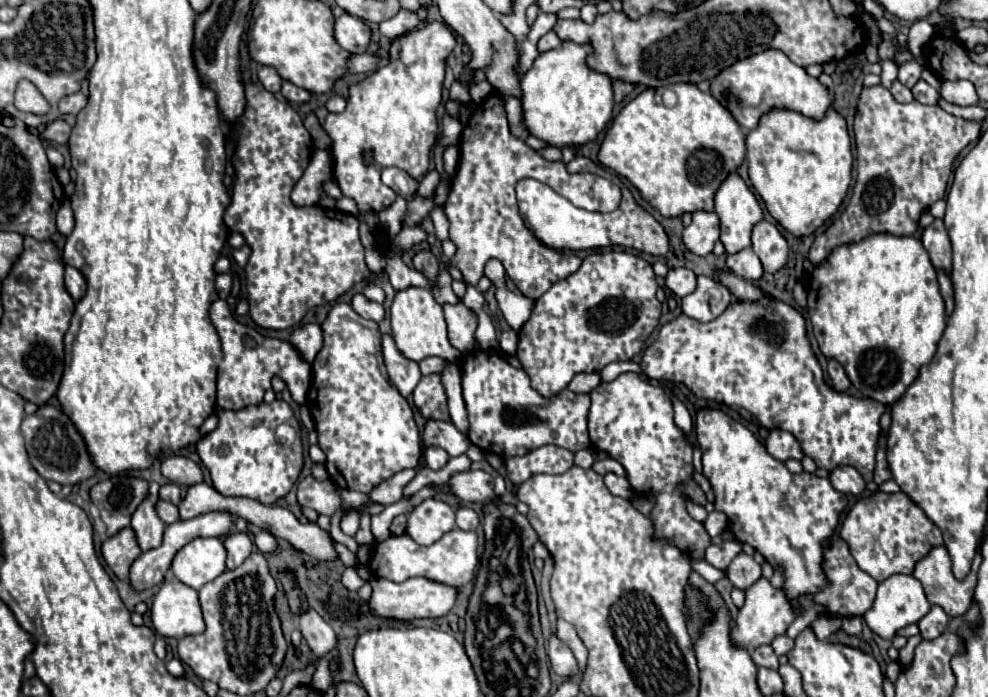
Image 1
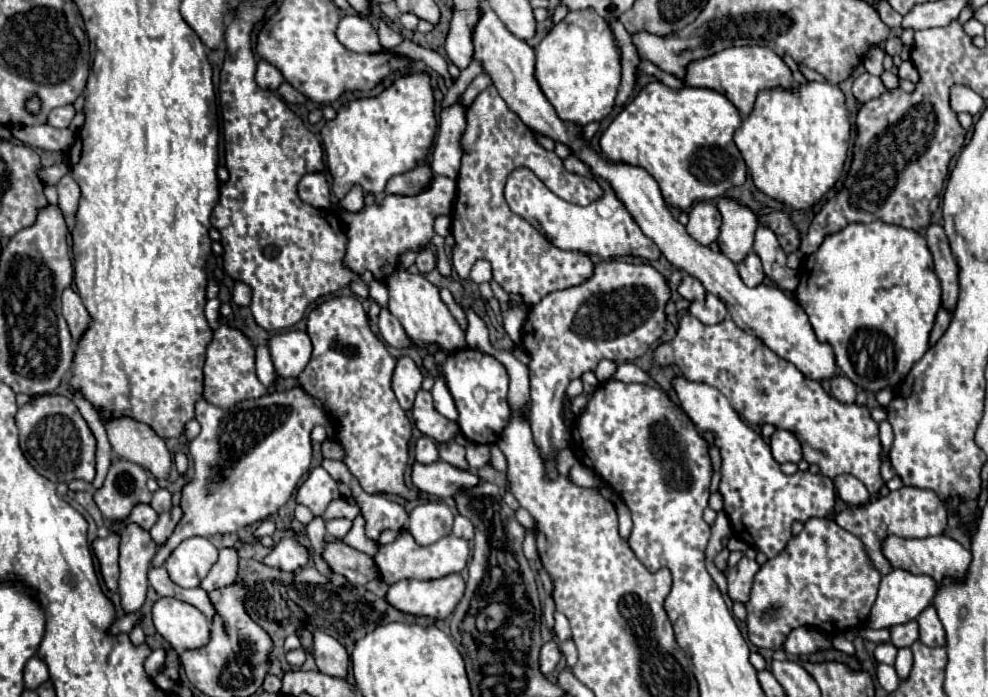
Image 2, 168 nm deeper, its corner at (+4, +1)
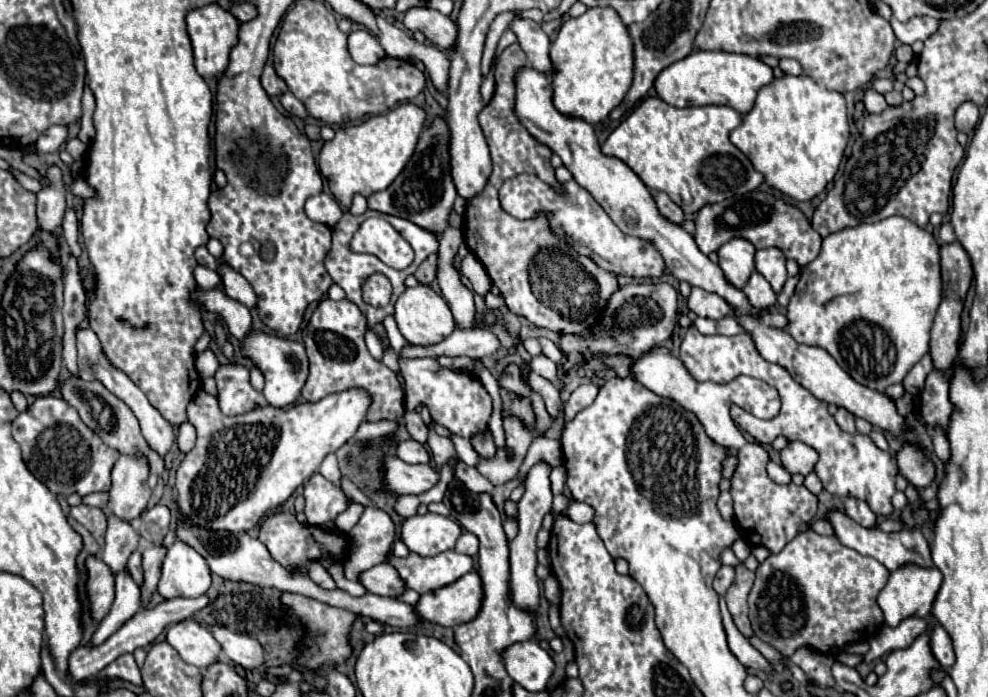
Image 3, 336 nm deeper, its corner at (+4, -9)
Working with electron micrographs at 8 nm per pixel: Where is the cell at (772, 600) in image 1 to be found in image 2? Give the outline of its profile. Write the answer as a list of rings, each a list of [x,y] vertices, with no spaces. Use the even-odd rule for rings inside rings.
[[[814,517],[804,523],[800,535],[792,537],[786,549],[790,551],[782,551],[774,559],[768,559],[756,573],[752,595],[746,603],[746,611],[748,611],[746,625],[748,625],[748,639],[752,645],[764,649],[780,649],[786,635],[802,625],[820,627],[820,631],[826,633],[828,637],[836,637],[842,631],[848,631],[868,619],[882,575],[870,565],[864,547],[856,535],[844,531],[832,519]]]

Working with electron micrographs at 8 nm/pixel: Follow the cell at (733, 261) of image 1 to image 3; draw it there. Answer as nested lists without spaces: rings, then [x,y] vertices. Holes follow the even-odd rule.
[[[758,271],[752,273],[750,281],[746,283],[746,287],[742,291],[744,291],[748,303],[754,309],[768,309],[768,307],[776,305],[776,293],[774,293],[774,289],[770,287],[770,283]]]

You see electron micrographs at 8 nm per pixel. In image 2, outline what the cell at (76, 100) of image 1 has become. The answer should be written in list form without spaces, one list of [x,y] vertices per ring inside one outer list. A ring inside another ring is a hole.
[[[68,103],[68,105],[64,105],[64,107],[52,109],[50,115],[48,115],[48,123],[50,123],[52,127],[68,127],[74,115],[76,115],[76,109],[74,109],[72,103]]]

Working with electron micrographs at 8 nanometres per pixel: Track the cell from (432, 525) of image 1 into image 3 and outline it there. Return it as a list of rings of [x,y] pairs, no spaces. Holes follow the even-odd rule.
[[[426,513],[408,517],[404,521],[400,539],[412,553],[420,557],[434,557],[442,551],[454,549],[460,533],[462,529],[454,519],[436,513]]]

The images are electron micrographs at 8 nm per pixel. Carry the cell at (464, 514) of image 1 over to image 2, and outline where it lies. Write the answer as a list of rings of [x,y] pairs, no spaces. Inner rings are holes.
[[[456,515],[454,517],[454,529],[452,529],[452,533],[456,537],[462,537],[462,539],[472,539],[474,537],[474,525],[464,515]]]

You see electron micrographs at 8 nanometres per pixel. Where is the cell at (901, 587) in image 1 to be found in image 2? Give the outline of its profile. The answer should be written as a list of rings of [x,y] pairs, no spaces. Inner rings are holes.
[[[894,569],[892,573],[884,575],[880,581],[878,597],[872,605],[870,611],[870,629],[884,629],[884,627],[894,627],[894,625],[904,625],[908,621],[914,621],[934,599],[936,593],[936,583],[928,575],[912,575],[910,571],[904,569]]]

